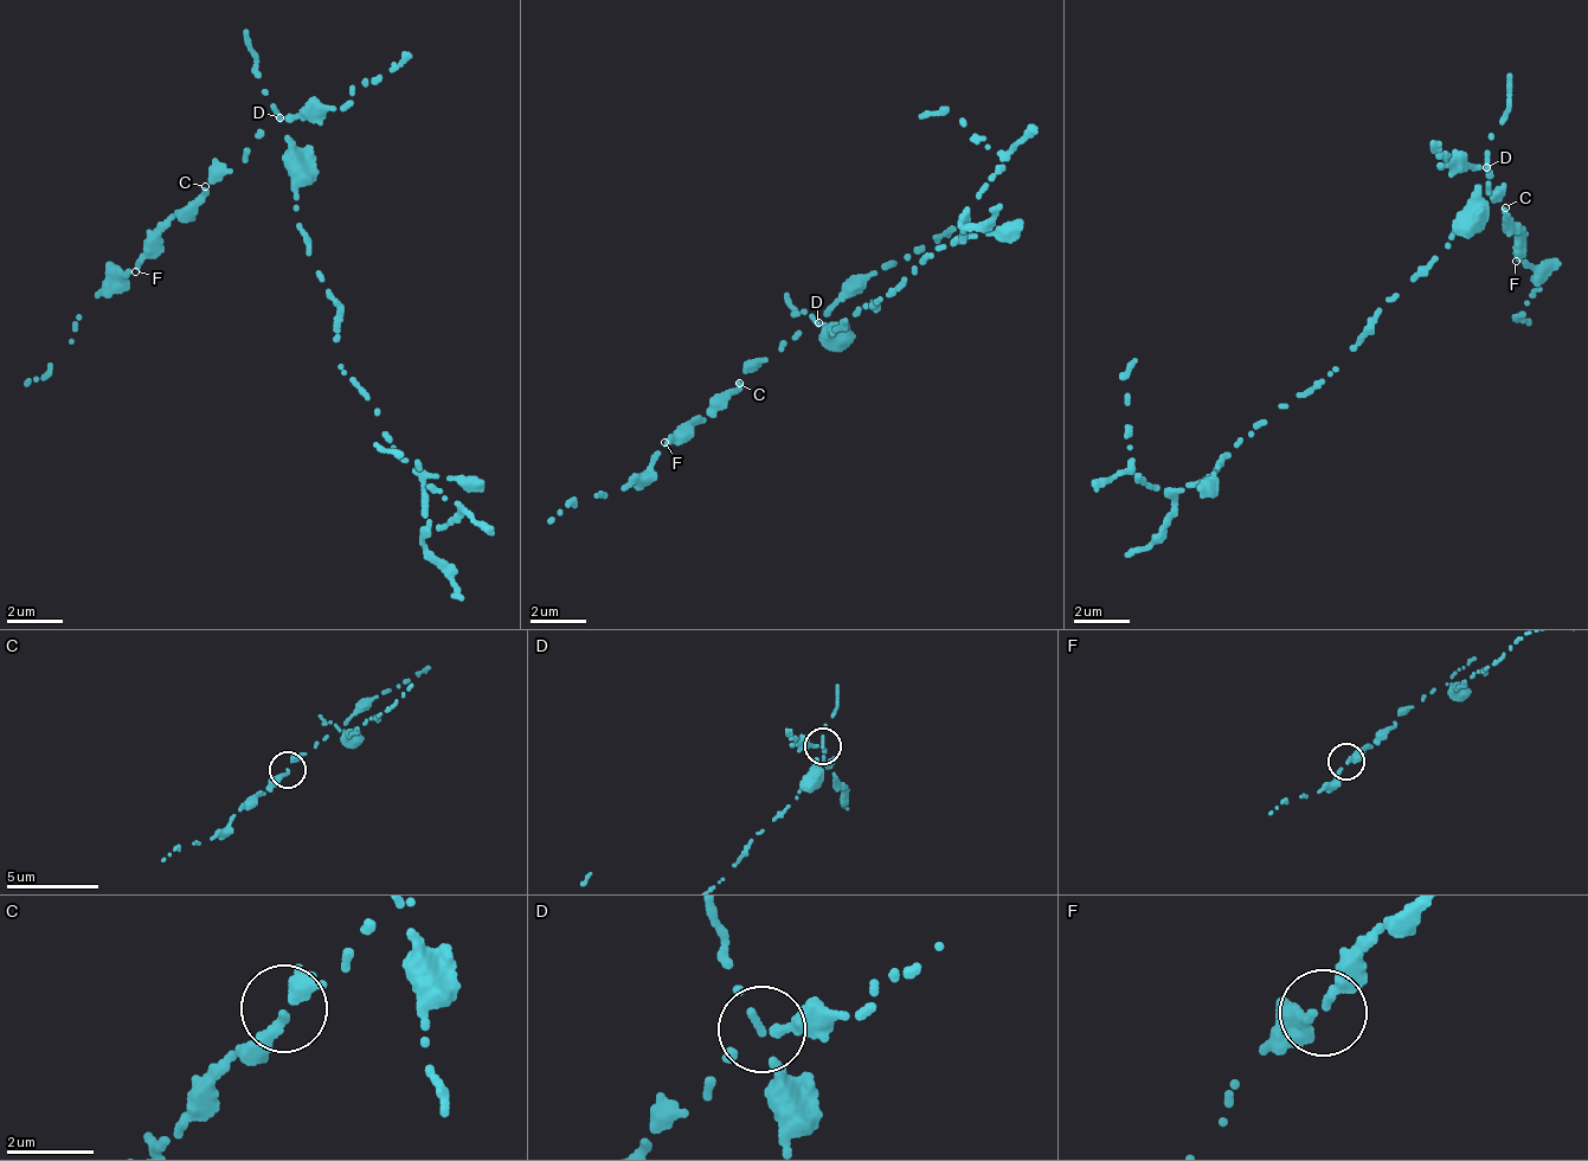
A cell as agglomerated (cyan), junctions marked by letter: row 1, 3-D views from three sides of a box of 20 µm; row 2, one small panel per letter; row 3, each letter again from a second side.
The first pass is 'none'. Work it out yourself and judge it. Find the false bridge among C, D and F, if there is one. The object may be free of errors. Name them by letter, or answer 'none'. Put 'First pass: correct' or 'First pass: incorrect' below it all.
D
First pass: incorrect

